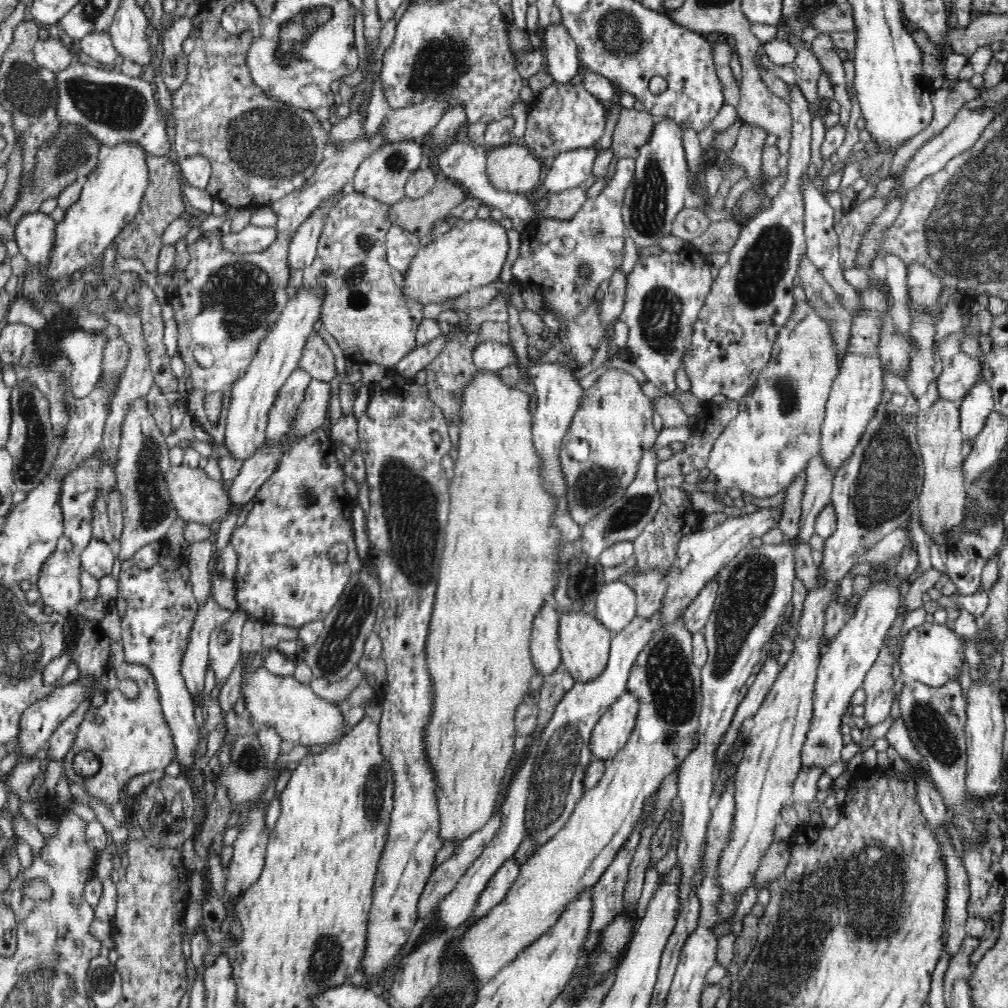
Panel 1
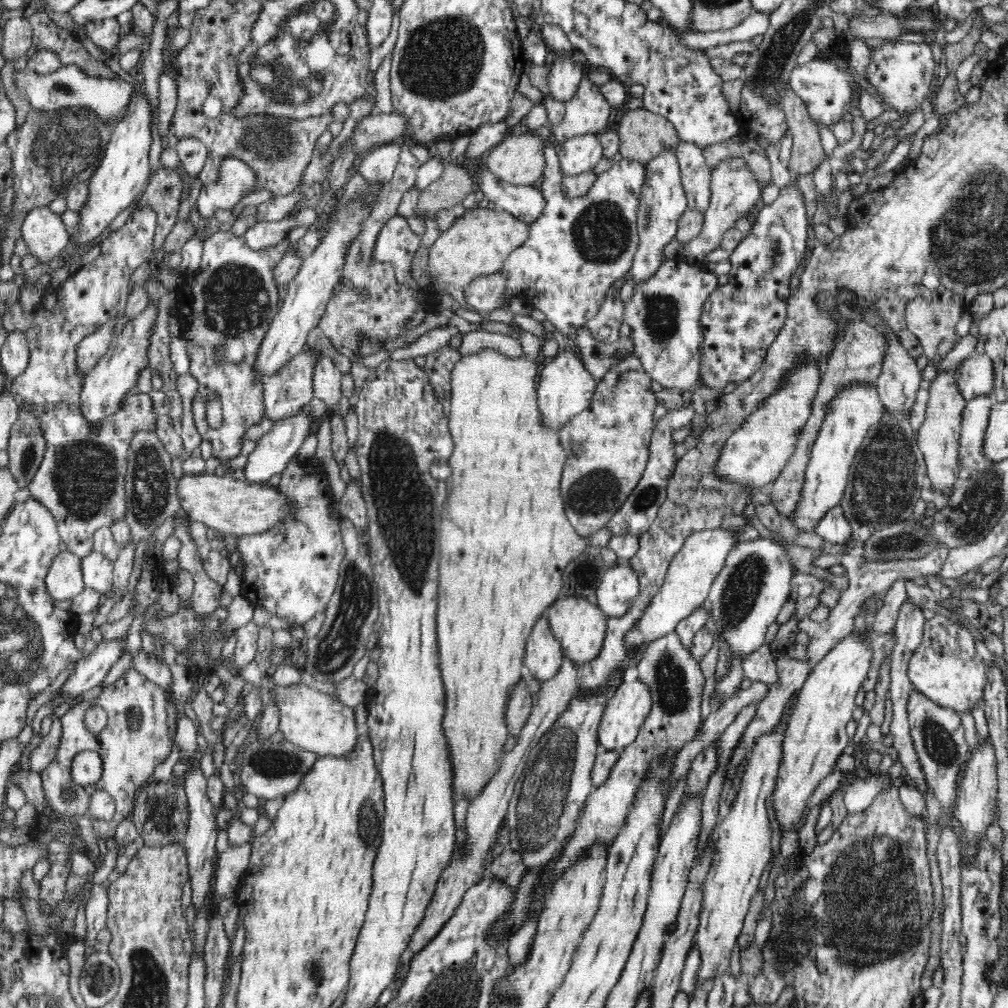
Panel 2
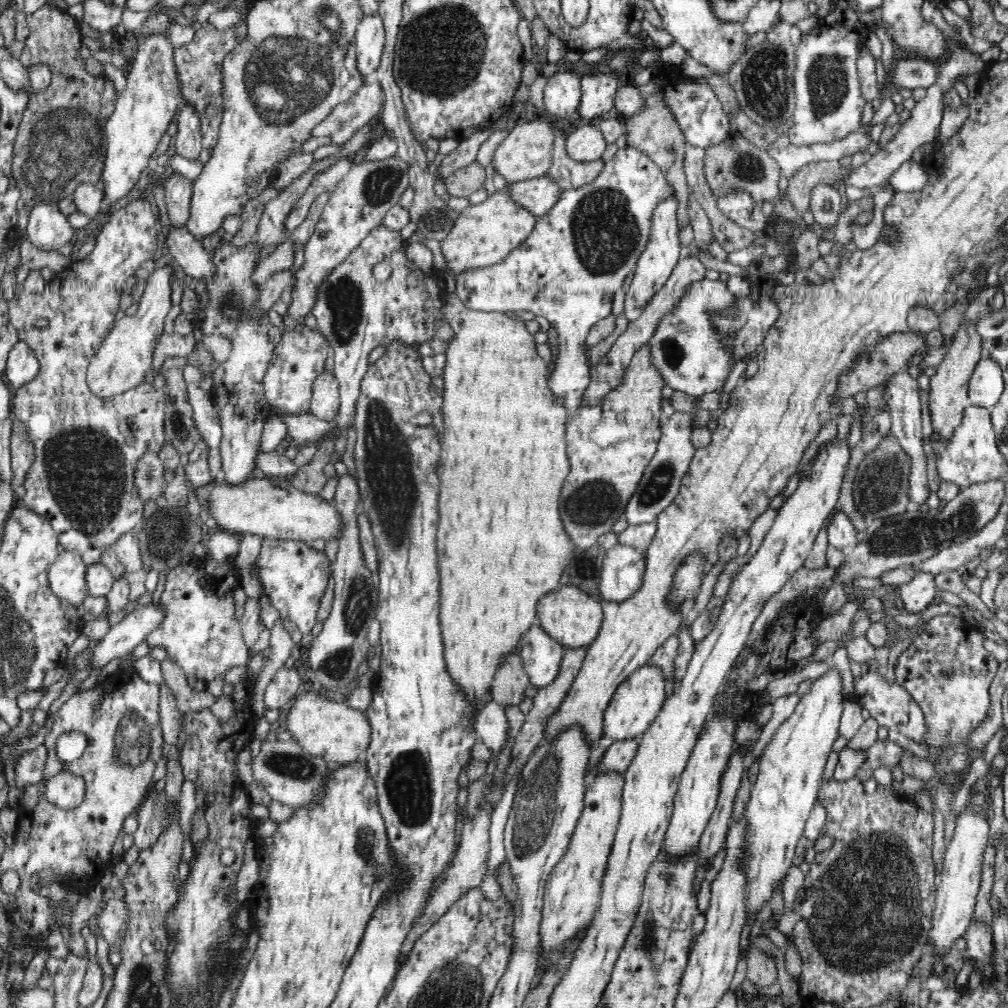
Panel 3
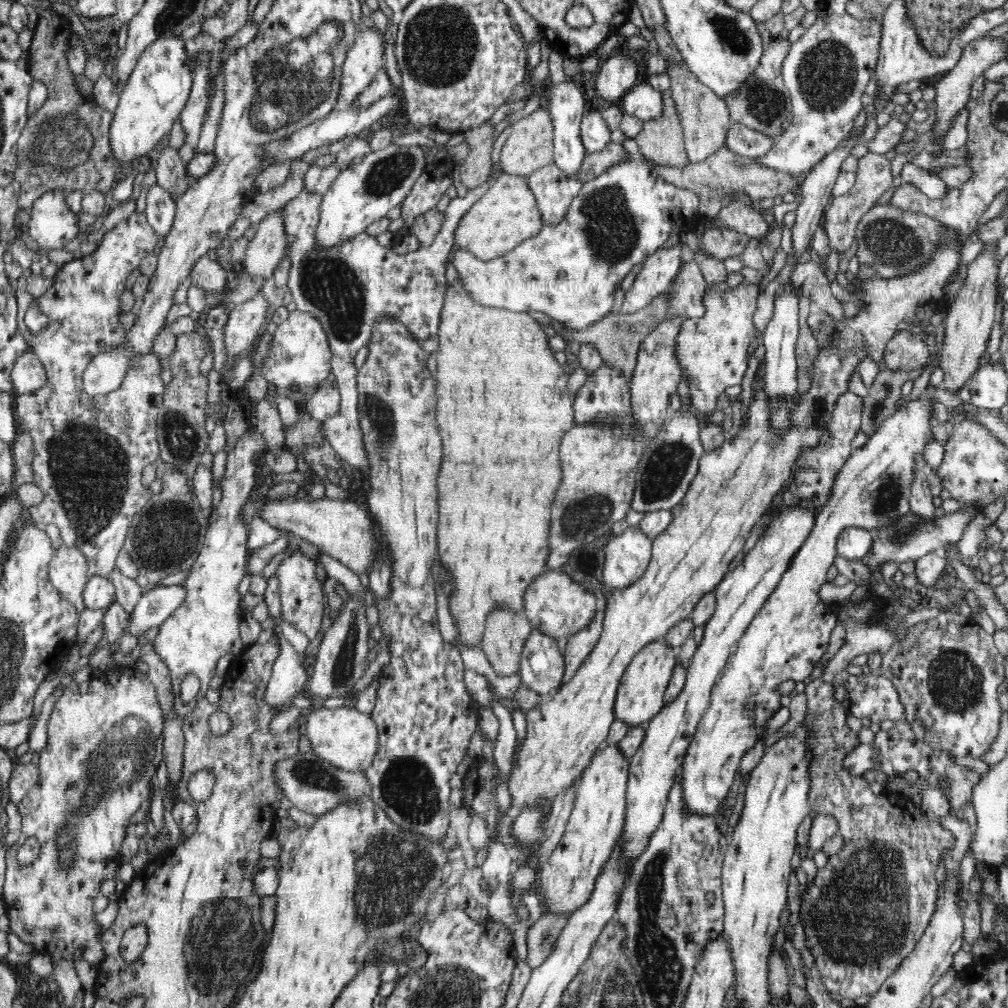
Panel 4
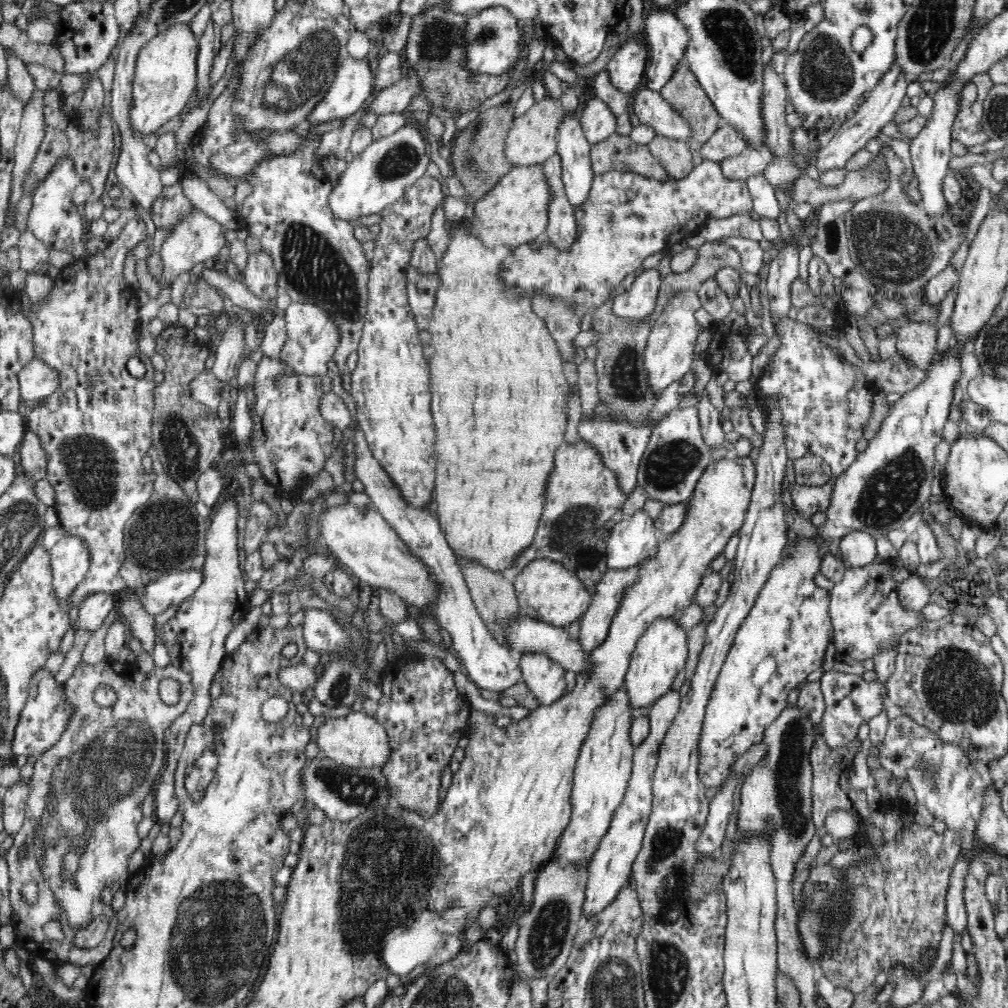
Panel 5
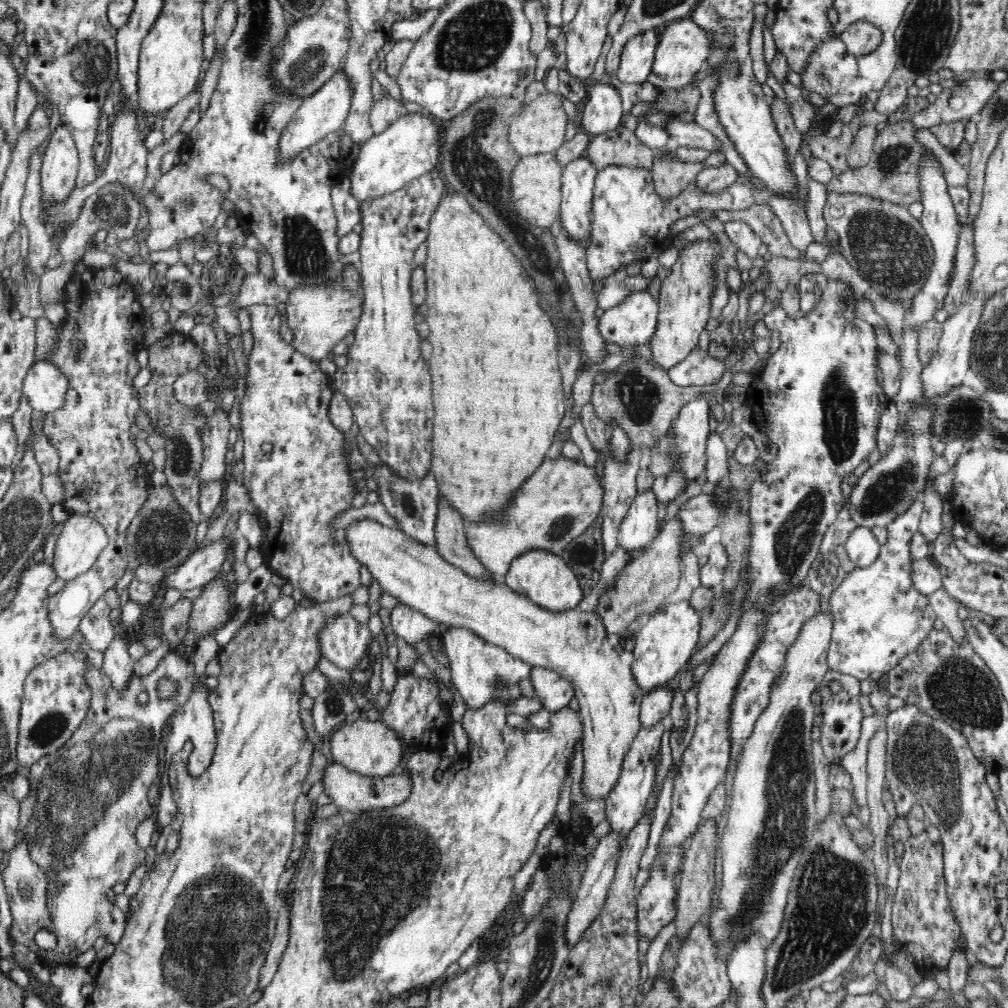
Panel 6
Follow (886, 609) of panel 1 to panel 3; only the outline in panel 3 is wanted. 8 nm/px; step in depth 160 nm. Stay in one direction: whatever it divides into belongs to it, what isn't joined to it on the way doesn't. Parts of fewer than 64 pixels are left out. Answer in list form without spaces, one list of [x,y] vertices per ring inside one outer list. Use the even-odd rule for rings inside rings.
[[[835,666],[822,674],[820,678],[812,681],[810,691],[801,697],[796,705],[796,710],[791,716],[780,724],[772,740],[766,745],[761,754],[759,772],[751,788],[750,798],[745,808],[747,820],[747,847],[745,848],[744,873],[746,883],[745,914],[756,914],[768,904],[774,894],[778,882],[782,883],[789,868],[795,864],[796,846],[804,834],[806,820],[816,804],[822,772],[832,751],[834,741],[840,736],[840,720],[842,718],[843,704],[849,698],[842,692],[842,677]]]

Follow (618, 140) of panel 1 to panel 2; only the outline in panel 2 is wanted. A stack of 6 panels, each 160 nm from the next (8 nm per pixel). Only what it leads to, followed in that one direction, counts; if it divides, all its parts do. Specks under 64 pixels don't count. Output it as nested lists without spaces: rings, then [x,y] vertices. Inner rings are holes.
[[[644,107],[626,110],[617,130],[622,157],[648,163],[667,149],[676,152],[681,140],[675,127]]]

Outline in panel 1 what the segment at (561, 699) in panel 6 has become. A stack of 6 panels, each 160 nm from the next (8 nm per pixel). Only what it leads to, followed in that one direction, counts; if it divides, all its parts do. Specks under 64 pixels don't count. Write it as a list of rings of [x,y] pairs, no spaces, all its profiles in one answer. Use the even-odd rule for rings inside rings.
[[[544,604],[533,623],[530,653],[536,672],[543,676],[552,674],[561,663],[559,648],[560,616],[548,604]]]

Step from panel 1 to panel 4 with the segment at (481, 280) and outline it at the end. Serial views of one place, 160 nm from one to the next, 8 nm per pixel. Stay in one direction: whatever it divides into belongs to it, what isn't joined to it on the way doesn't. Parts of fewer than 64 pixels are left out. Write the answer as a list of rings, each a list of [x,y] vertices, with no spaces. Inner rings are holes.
[[[504,172],[462,216],[456,228],[454,247],[455,250],[466,250],[483,261],[498,259],[518,244],[537,236],[543,224],[536,197],[527,184],[527,178]]]

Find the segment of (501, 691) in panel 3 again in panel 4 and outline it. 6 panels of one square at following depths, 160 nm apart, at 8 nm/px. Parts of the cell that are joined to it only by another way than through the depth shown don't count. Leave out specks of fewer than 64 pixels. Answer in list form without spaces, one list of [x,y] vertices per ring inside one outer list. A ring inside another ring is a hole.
[[[496,608],[486,616],[482,650],[499,676],[518,673],[522,650],[532,633],[529,619],[523,612]]]

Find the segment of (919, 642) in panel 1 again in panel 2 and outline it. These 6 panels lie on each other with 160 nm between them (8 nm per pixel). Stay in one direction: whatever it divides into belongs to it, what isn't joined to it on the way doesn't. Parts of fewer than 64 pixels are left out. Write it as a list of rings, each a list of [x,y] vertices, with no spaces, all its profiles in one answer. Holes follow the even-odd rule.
[[[946,616],[926,620],[923,640],[910,658],[907,675],[913,688],[942,708],[951,708],[962,715],[983,700],[988,668],[976,652],[975,639],[969,630],[953,624]]]

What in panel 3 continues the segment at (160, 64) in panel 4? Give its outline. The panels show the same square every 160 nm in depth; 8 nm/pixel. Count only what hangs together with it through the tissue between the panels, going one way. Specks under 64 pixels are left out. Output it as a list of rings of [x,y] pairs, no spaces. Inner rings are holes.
[[[150,34],[138,37],[137,41],[137,55],[126,76],[127,84],[105,126],[107,151],[101,178],[104,199],[113,203],[133,191],[179,110],[178,96],[182,94],[182,83],[173,59],[175,46],[169,37]]]

